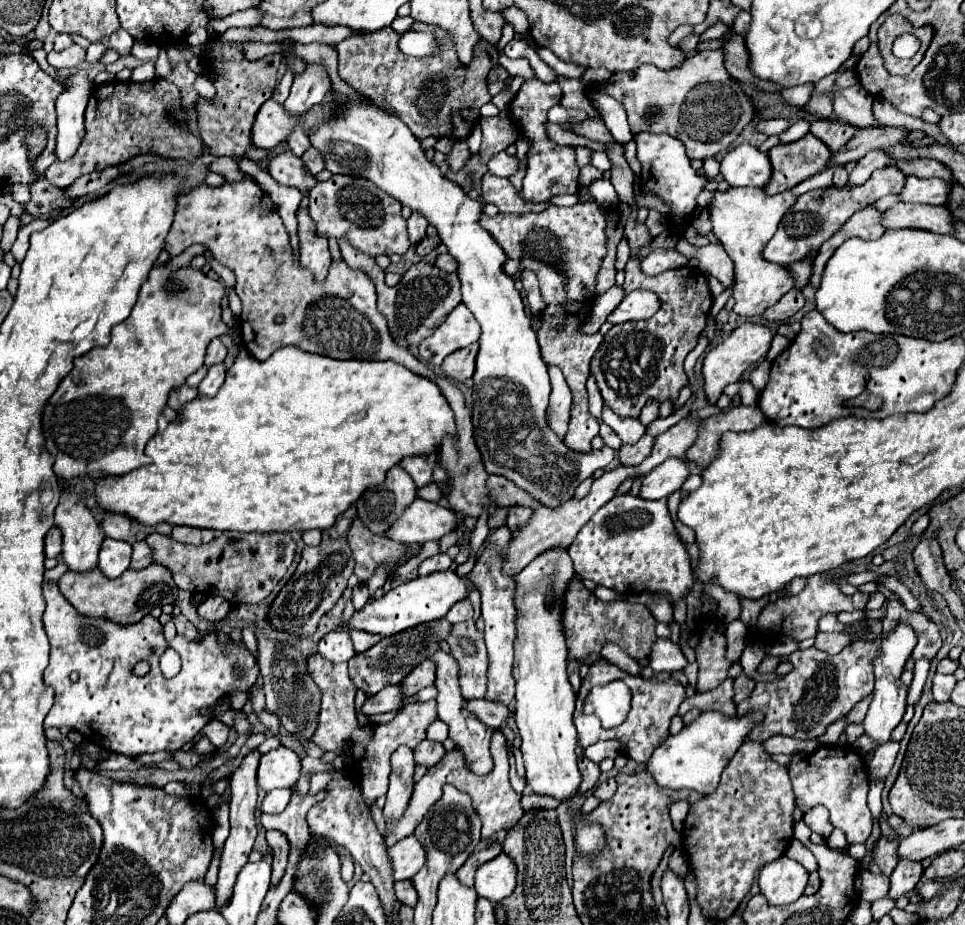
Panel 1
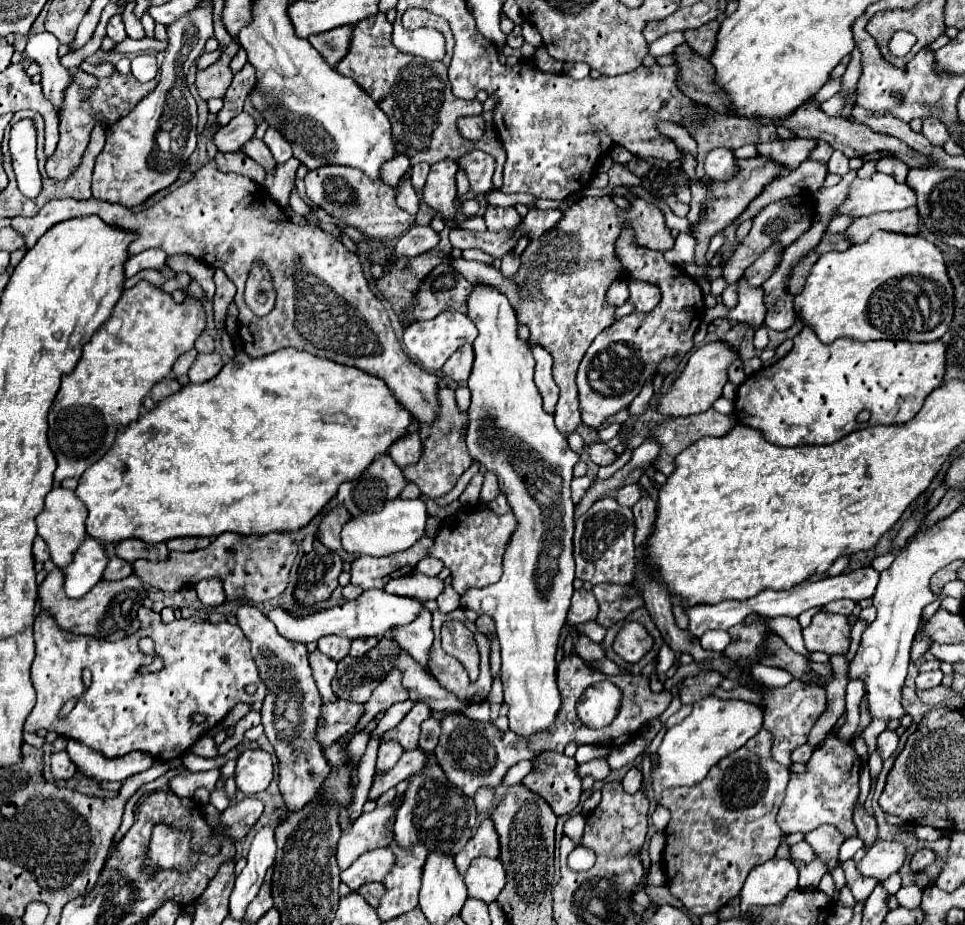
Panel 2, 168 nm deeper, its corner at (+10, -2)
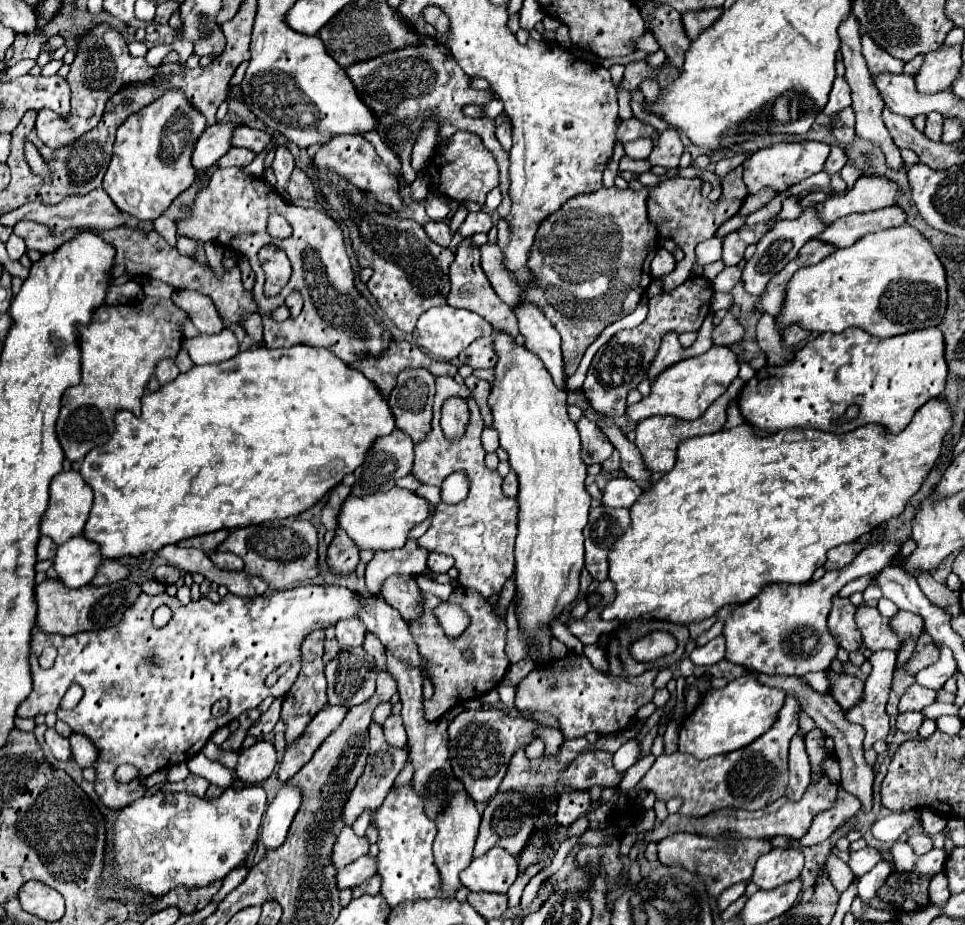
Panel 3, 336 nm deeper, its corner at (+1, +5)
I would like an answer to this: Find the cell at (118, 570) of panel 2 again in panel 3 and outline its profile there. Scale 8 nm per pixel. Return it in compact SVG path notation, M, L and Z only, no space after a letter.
M102 560L102 564L98 566L98 572L90 584L92 586L106 586L110 582L118 582L118 580L126 578L128 572L130 572L130 568L122 566L118 560Z

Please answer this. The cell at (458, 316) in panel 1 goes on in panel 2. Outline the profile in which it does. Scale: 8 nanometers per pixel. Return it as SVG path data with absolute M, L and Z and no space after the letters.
M441 313L437 315L435 319L429 319L429 321L419 321L419 323L413 323L409 327L405 327L405 335L403 335L403 343L405 343L405 349L409 353L411 359L419 361L419 365L431 373L439 371L443 367L443 363L459 349L463 347L465 343L473 343L477 337L477 329L475 325L471 323L471 319L463 313Z

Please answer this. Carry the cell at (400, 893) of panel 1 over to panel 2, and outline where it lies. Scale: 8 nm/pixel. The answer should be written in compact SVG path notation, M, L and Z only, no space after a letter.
M367 883L367 885L363 885L363 887L359 889L359 893L367 899L369 905L379 907L379 901L381 901L381 897L383 897L383 893L385 893L385 885L383 885L383 883Z

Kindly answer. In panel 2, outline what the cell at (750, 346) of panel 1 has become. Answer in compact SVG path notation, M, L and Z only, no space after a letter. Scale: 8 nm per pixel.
M721 339L699 347L691 355L683 373L675 379L673 387L659 399L659 405L657 405L659 411L673 417L689 417L689 415L707 411L721 397L721 389L729 381L729 375L727 375L729 363L735 363L737 359L741 359L739 351L733 351L733 347L729 349L729 343L721 343Z

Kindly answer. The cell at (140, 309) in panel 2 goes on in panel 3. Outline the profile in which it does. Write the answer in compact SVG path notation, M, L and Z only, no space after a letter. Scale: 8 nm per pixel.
M146 298L142 308L136 306L102 305L93 316L108 316L106 320L94 320L88 326L78 324L78 344L80 344L80 362L82 362L82 380L78 386L72 386L62 396L62 408L56 424L58 442L64 450L64 456L70 462L82 462L86 452L110 440L114 432L114 414L118 410L132 410L140 412L140 398L144 396L144 388L154 374L154 366L162 358L176 358L180 344L182 344L182 324L188 318L172 300L160 298Z

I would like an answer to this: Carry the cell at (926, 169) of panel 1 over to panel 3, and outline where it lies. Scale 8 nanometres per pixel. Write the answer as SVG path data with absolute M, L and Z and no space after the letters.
M850 14L840 26L838 26L838 36L842 40L842 56L844 56L844 66L846 66L846 80L852 88L852 108L856 112L856 134L878 142L882 152L886 154L886 164L890 164L890 168L900 168L902 166L902 158L900 158L900 150L898 146L892 142L890 132L886 130L884 122L882 122L882 108L884 108L884 100L880 96L880 92L874 88L874 82L870 80L870 72L866 66L866 60L862 56L862 42L860 42L860 24L854 18L854 14Z

